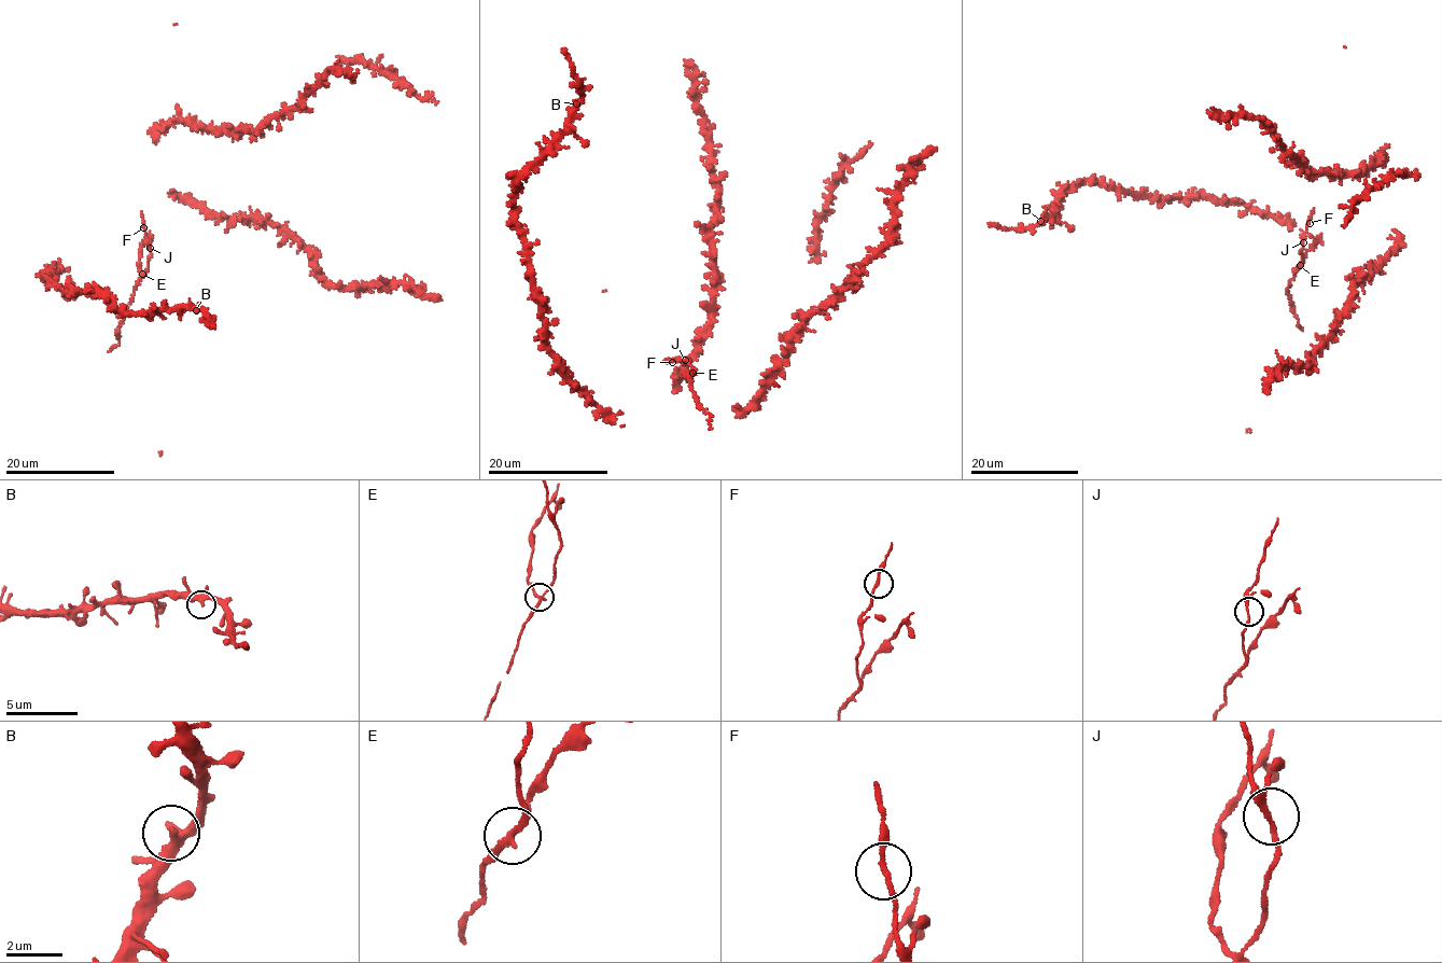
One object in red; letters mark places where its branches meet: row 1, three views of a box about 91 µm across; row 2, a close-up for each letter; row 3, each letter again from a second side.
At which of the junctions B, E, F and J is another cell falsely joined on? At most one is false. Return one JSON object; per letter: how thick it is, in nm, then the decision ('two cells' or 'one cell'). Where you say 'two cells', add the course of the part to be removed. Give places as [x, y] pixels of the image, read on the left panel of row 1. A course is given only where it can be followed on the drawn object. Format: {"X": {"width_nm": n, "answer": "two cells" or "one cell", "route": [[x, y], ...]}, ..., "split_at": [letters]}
{"B": {"width_nm": 240, "answer": "one cell"}, "E": {"width_nm": 170, "answer": "two cells", "route": [[142, 274], [138, 267], [139, 251], [150, 232]]}, "F": {"width_nm": 170, "answer": "one cell"}, "J": {"width_nm": 150, "answer": "one cell"}, "split_at": ["E"]}

